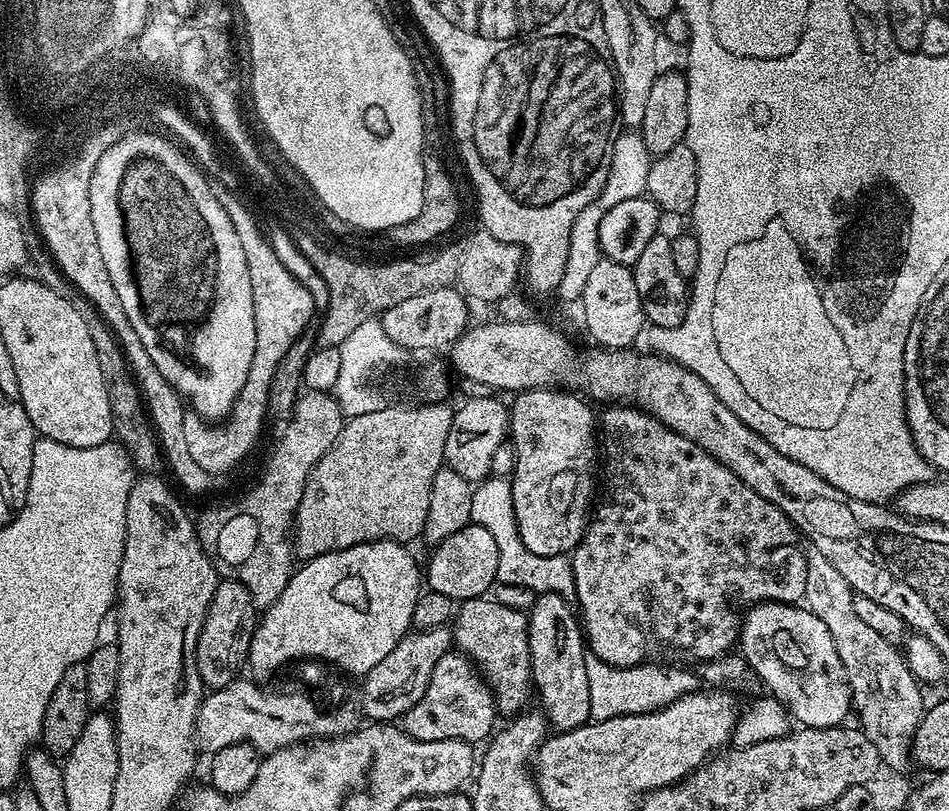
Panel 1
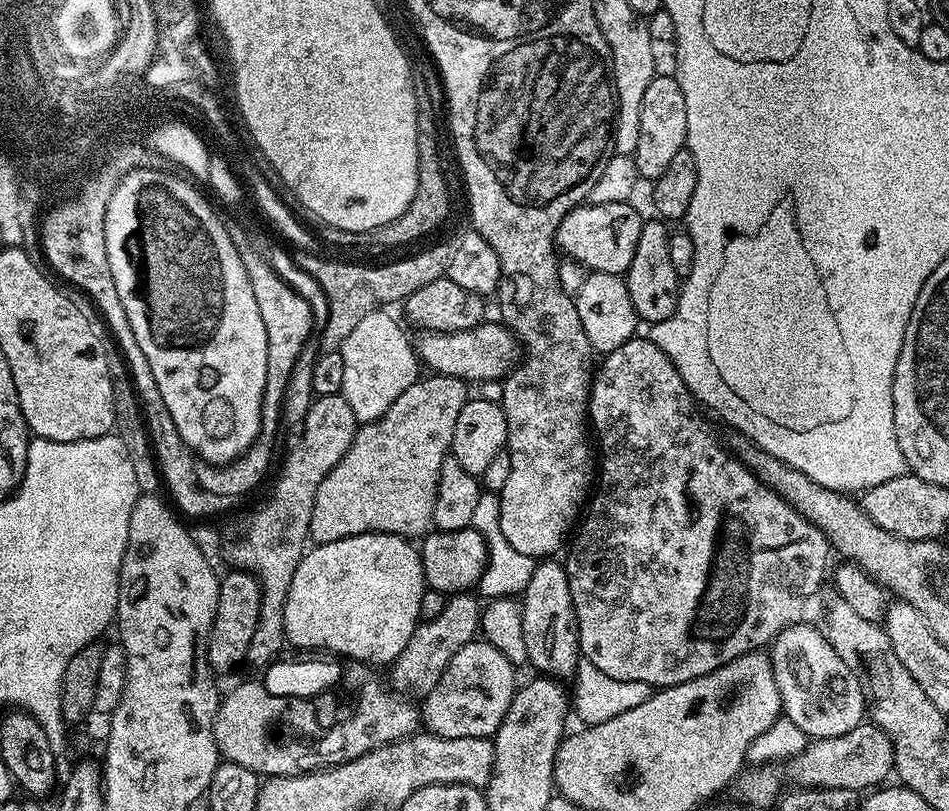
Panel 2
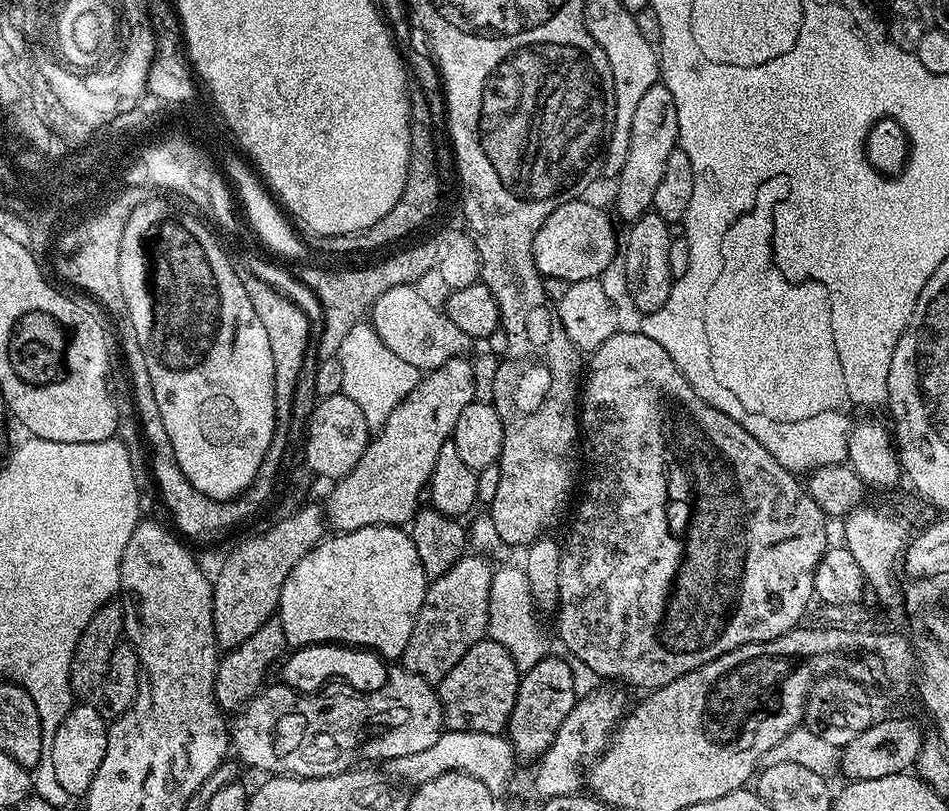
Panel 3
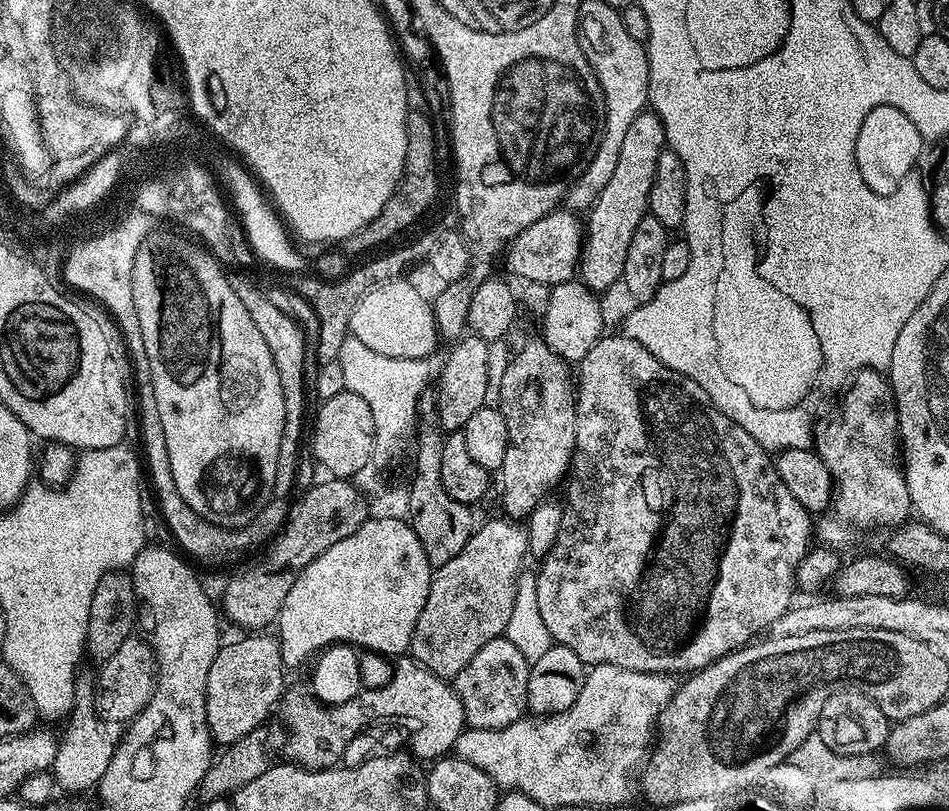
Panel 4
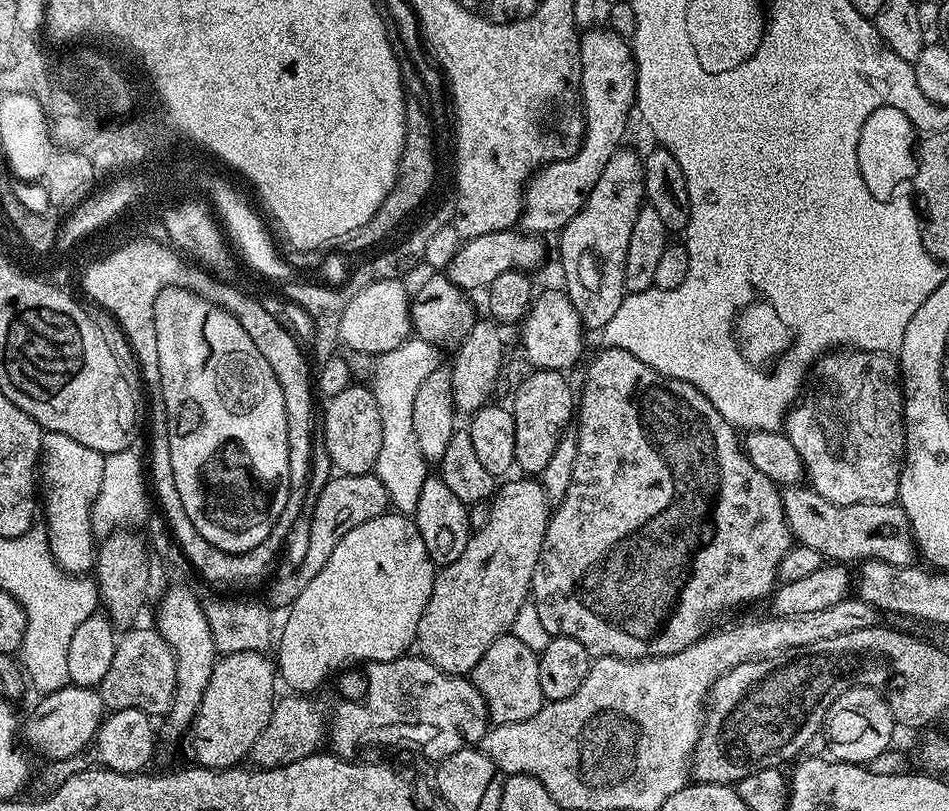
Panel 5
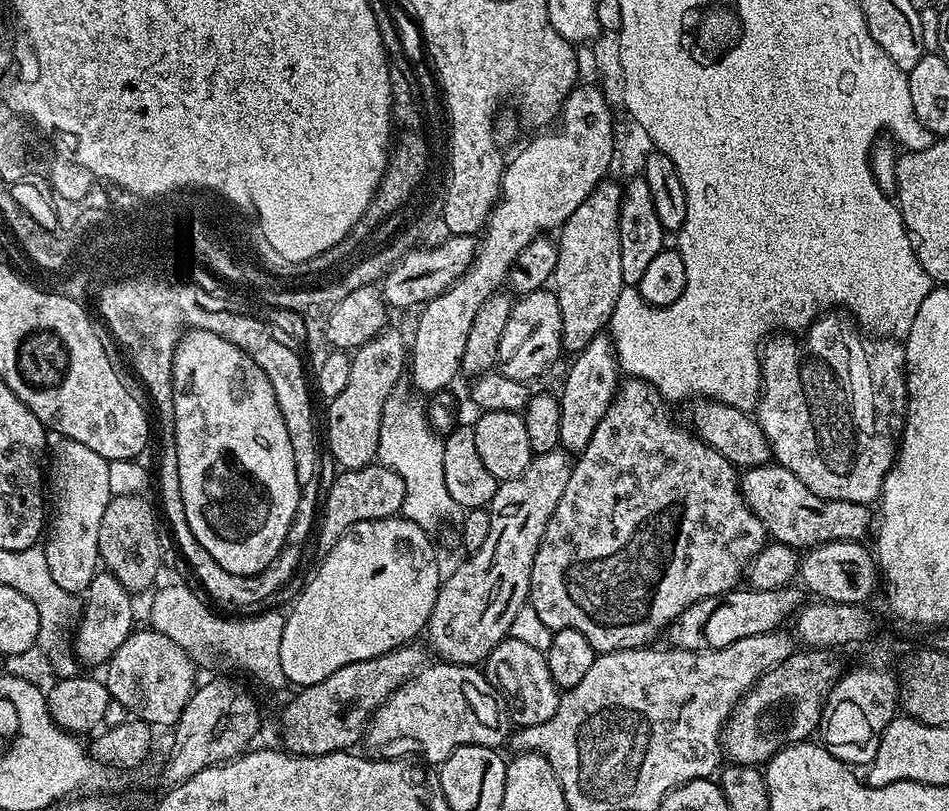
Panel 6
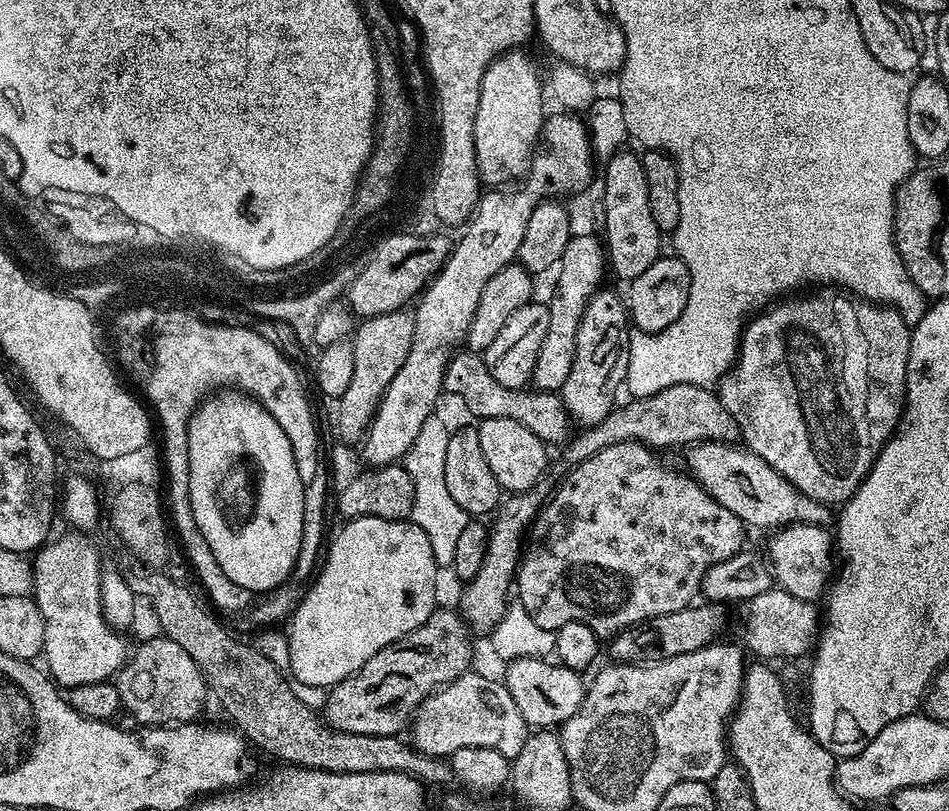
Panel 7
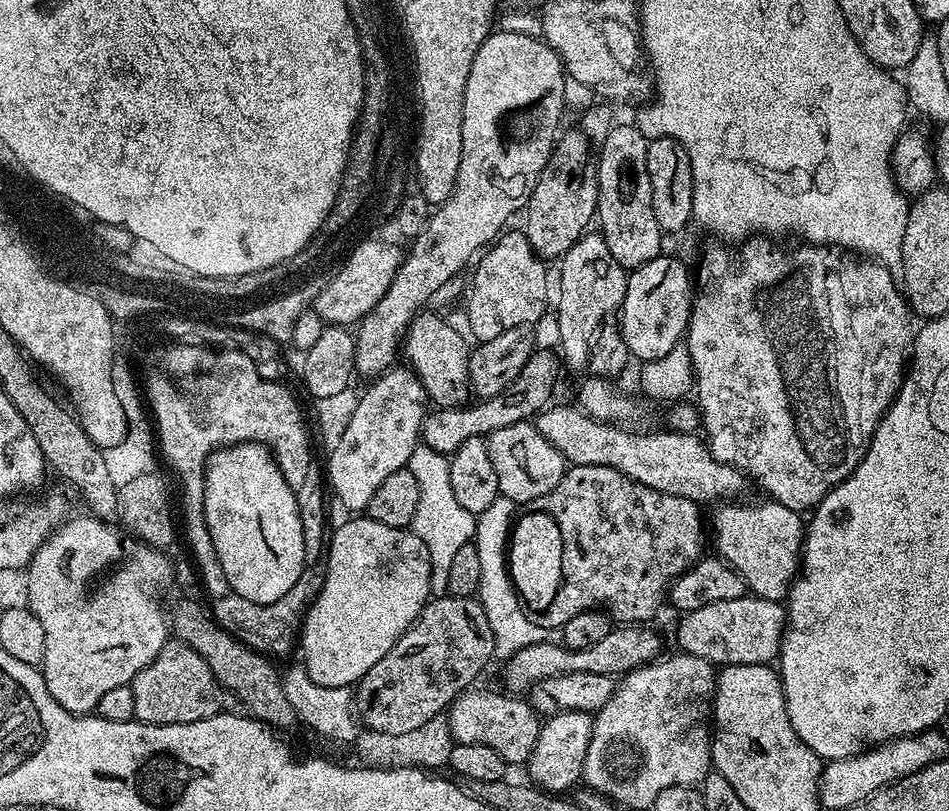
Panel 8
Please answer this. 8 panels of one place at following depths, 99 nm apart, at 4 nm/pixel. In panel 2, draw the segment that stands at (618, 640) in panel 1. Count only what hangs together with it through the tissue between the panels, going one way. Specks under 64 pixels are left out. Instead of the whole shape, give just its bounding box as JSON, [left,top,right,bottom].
[566,338,830,690]

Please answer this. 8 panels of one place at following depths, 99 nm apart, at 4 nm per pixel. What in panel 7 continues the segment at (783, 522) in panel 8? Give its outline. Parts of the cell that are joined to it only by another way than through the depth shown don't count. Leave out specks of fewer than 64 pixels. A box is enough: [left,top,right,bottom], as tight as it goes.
[766,524,834,601]

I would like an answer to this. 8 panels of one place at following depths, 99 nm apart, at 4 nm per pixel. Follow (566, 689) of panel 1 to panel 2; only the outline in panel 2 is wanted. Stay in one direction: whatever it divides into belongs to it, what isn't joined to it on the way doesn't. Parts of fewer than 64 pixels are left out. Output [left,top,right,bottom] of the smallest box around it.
[522,558,582,678]

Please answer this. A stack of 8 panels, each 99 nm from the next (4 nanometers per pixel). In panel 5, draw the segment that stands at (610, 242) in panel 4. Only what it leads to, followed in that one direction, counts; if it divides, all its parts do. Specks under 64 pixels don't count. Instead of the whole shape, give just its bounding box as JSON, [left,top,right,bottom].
[558,146,645,330]

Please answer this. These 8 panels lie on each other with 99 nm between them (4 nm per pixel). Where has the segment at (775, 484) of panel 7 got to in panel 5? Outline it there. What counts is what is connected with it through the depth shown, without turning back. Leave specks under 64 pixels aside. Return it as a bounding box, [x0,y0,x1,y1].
[783,486,918,568]

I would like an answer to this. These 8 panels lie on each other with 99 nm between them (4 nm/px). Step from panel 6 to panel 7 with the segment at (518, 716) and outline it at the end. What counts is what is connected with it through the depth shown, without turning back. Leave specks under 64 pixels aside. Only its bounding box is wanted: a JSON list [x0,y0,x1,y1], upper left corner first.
[502,658,586,729]

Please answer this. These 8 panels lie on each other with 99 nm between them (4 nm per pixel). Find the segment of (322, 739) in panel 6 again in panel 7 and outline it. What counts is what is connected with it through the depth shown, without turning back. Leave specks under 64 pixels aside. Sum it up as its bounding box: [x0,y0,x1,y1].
[322,610,473,736]

